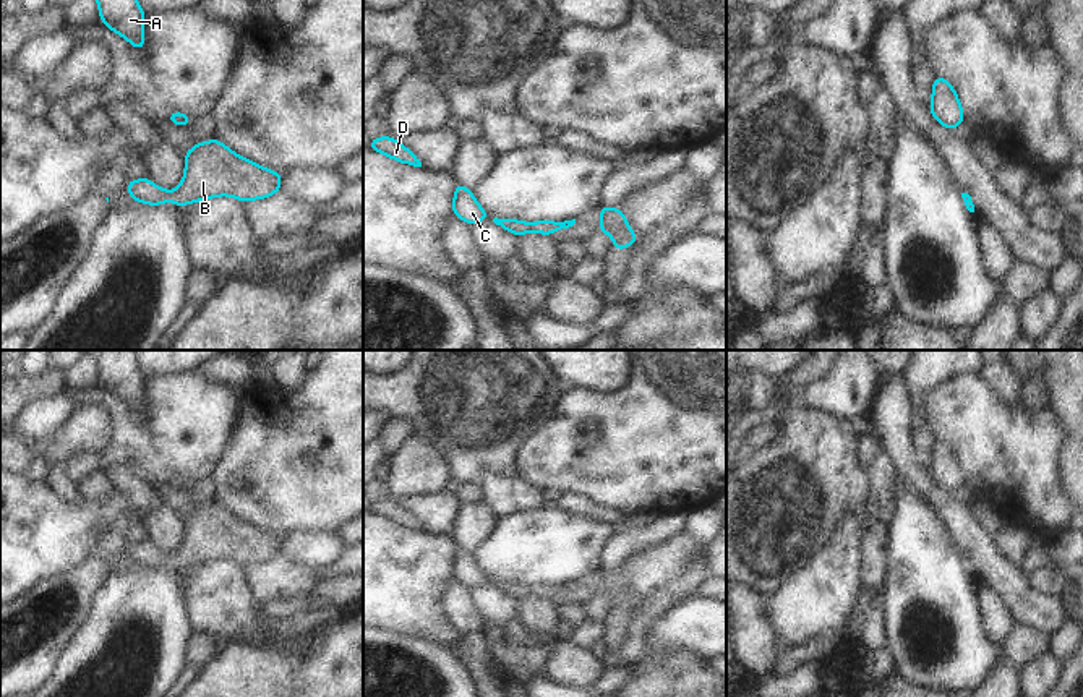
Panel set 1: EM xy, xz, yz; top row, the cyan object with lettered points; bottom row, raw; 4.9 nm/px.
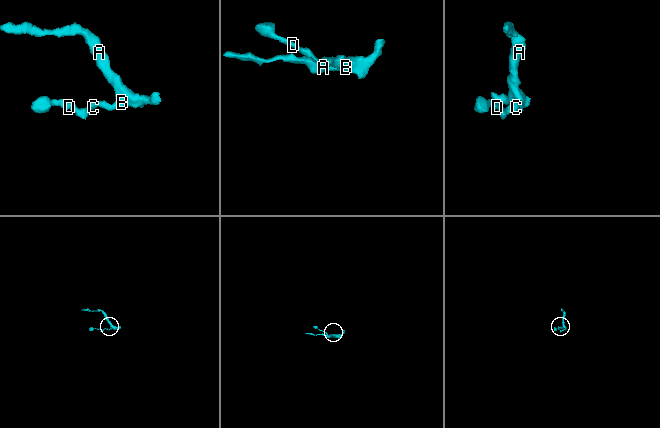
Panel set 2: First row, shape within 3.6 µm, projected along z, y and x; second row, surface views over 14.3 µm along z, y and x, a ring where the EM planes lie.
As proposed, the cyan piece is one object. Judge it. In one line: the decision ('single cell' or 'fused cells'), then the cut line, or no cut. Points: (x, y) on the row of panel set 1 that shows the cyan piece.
single cell | no cut

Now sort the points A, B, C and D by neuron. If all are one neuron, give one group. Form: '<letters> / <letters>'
A B C D

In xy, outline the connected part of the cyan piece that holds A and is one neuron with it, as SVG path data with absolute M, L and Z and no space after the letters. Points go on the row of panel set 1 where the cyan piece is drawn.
M97 0L101 23L125 37L135 49L144 50L146 13L136 0Z

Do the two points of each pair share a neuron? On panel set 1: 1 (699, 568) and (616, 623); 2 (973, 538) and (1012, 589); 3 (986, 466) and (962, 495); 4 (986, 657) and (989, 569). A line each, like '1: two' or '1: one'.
1: two
2: one
3: two
4: two

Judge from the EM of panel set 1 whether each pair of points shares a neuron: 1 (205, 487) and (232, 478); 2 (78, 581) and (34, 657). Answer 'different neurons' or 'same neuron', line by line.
1: different neurons
2: same neuron

